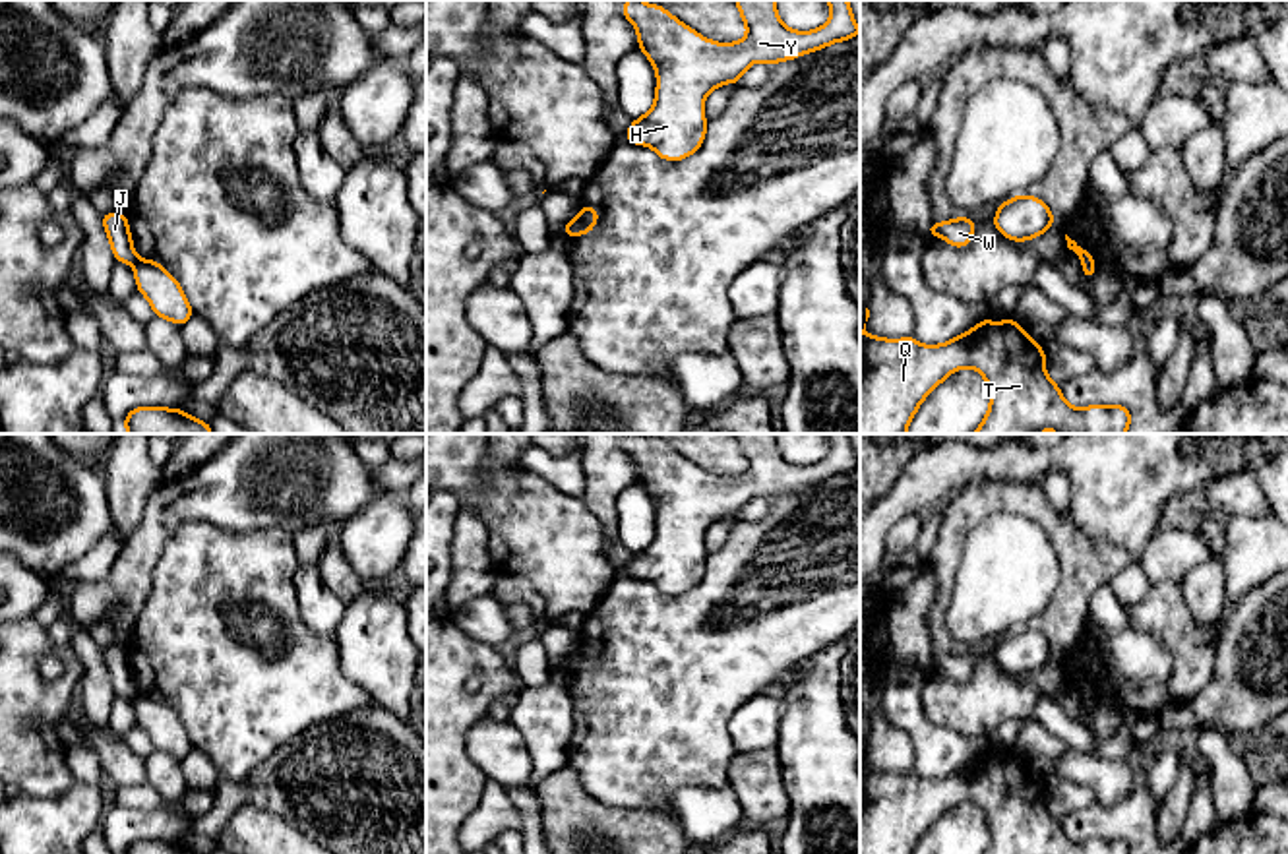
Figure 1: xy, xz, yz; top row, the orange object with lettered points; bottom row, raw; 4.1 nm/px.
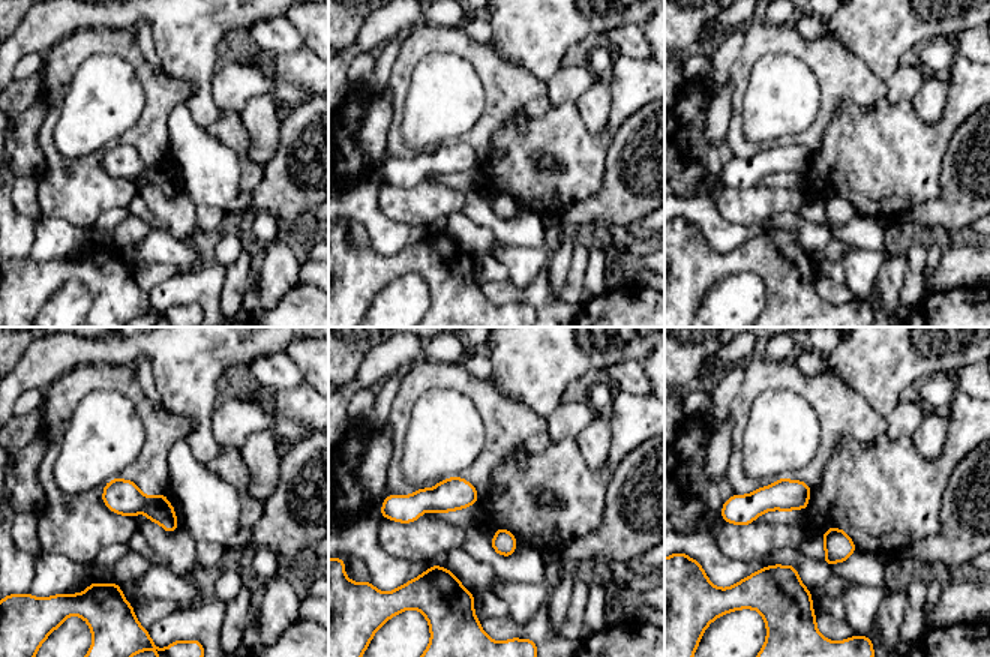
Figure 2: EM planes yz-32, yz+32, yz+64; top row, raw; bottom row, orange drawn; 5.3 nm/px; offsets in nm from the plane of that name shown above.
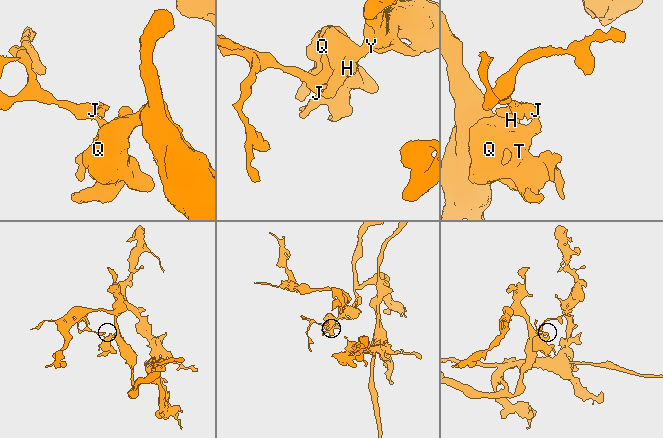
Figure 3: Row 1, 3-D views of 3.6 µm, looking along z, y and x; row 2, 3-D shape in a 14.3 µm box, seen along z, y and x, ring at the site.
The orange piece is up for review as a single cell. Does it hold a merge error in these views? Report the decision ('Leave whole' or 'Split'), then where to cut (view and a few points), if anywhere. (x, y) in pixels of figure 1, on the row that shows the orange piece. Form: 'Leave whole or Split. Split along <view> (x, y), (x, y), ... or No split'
Split. Split along xy (140, 260), (134, 266)

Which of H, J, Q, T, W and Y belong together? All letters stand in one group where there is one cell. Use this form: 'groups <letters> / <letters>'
groups H Q T Y / J W

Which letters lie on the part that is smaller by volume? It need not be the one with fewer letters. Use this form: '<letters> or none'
J, W

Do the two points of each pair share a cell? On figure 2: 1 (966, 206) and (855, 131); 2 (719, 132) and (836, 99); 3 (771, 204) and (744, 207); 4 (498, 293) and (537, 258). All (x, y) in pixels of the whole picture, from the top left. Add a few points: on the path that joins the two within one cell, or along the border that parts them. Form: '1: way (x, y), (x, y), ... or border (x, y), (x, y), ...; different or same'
1: border (945, 155), (941, 192), (911, 209); different
2: border (732, 96), (732, 114), (723, 138); different
3: way (765, 204), (750, 206); same
4: border (509, 279), (527, 288); different

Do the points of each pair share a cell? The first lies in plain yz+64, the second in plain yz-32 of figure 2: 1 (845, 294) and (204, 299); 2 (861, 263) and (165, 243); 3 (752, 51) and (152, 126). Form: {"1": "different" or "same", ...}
{"1": "same", "2": "same", "3": "same"}

